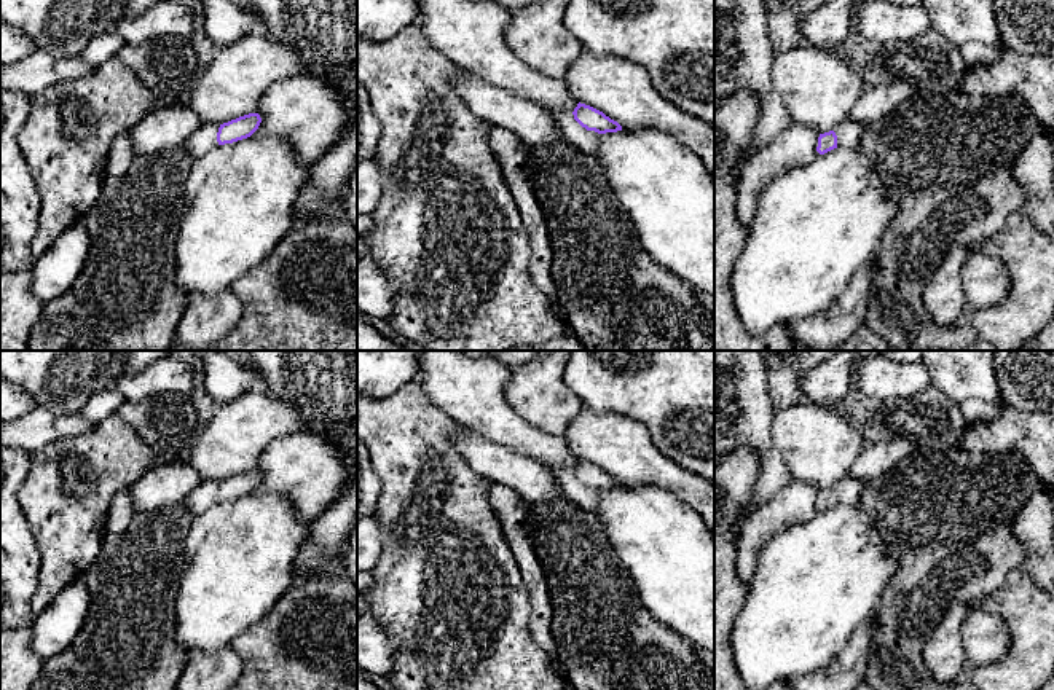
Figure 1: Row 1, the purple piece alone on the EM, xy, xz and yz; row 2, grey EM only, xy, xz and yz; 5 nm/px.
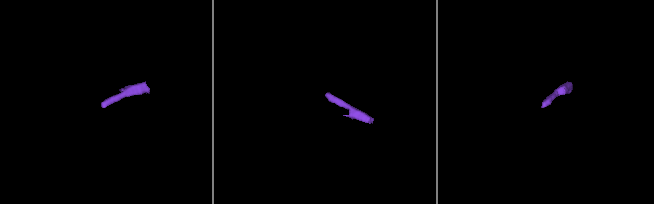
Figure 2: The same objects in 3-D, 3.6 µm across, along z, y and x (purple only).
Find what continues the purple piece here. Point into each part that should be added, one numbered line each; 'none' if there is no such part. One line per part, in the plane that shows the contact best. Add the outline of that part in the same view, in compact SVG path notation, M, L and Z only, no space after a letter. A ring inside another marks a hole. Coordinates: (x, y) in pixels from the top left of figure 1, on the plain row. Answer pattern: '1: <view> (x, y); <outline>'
1: xz (587, 497); M545 465L558 486L563 489L564 497L572 500L576 505L596 513L598 510L598 489L587 488L582 484L576 476L572 468L568 467L556 467L556 465Z

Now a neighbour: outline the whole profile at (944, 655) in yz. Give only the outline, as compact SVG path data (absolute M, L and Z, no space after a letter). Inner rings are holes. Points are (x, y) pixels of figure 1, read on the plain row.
M965 604L950 606L923 645L925 665L939 682L963 679L966 655L962 628L969 610L971 607Z

